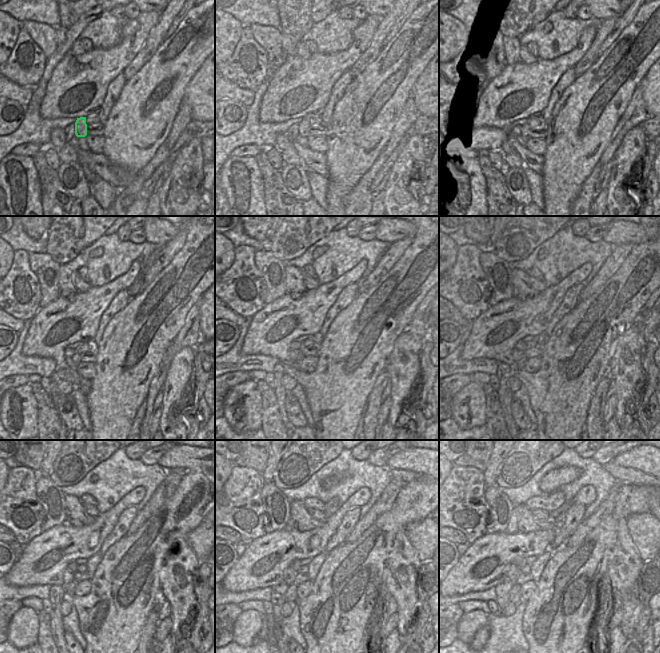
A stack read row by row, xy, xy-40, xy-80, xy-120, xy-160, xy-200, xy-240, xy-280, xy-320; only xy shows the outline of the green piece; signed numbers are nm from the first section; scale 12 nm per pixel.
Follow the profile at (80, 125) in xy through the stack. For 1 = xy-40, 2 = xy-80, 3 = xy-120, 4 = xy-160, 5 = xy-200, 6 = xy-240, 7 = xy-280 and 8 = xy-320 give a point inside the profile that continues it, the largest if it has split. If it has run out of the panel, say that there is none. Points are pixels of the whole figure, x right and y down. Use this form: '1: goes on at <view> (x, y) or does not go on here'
1: goes on at xy-40 (304, 126)
2: goes on at xy-80 (525, 133)
3: goes on at xy-120 (76, 358)
4: goes on at xy-160 (297, 355)
5: goes on at xy-200 (519, 357)
6: goes on at xy-240 (69, 585)
7: goes on at xy-280 (291, 596)
8: goes on at xy-320 (514, 596)

